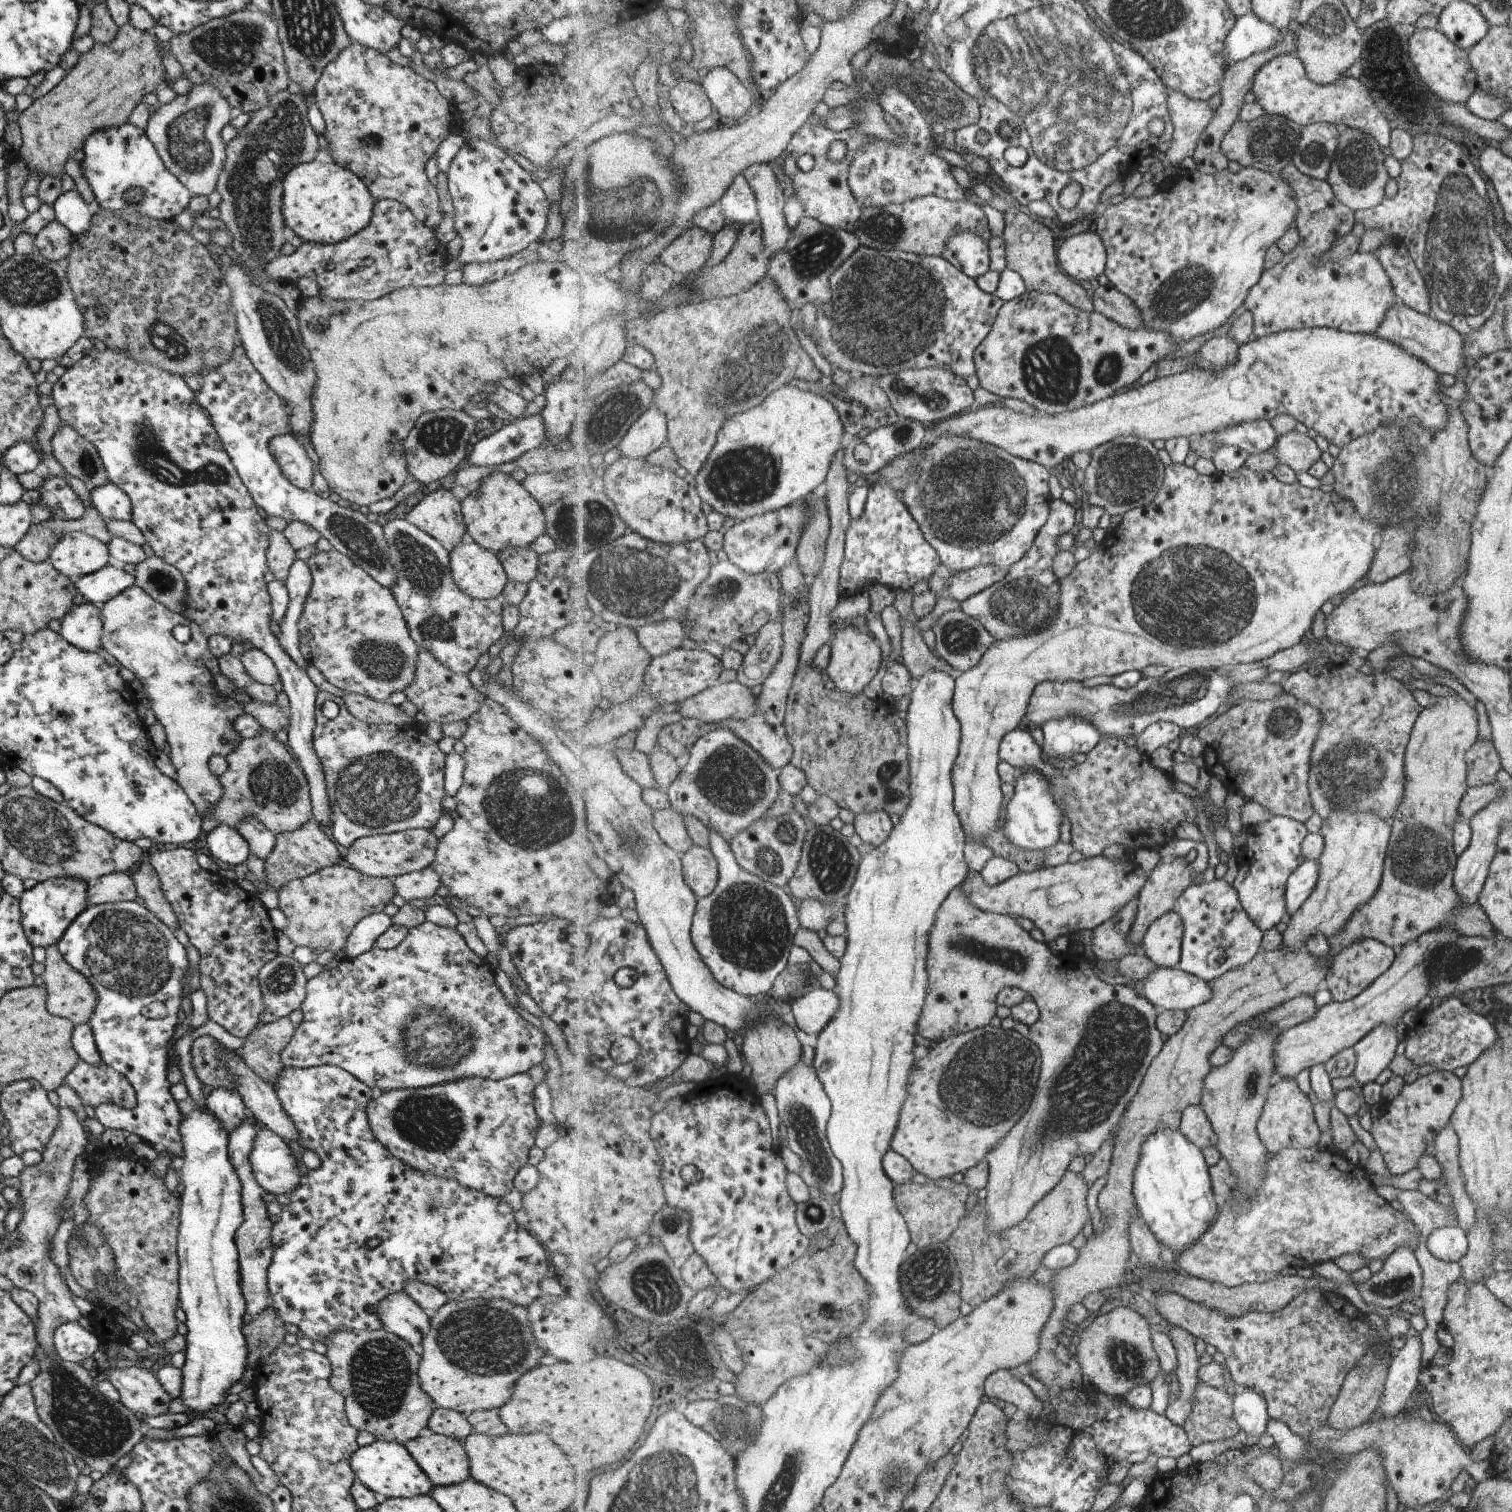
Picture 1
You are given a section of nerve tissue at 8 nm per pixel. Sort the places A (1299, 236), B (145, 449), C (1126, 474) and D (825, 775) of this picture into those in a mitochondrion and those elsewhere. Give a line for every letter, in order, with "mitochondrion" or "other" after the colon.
A: other
B: mitochondrion
C: mitochondrion
D: other

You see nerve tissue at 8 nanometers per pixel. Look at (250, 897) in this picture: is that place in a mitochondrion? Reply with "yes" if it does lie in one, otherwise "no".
no

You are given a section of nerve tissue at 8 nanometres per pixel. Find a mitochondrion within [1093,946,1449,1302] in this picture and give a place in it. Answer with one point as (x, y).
(1390, 1289)

